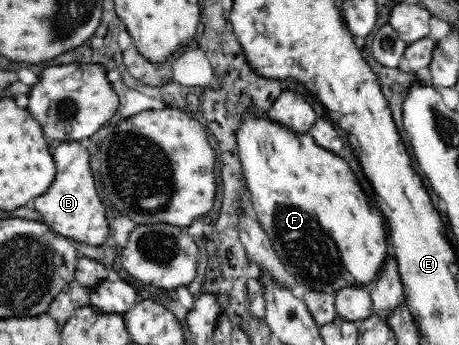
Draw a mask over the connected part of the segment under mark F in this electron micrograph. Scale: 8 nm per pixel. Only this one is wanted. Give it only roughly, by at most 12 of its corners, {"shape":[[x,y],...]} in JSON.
{"shape":[[245,110],[250,202],[296,284],[368,285],[387,226],[349,164]]}

